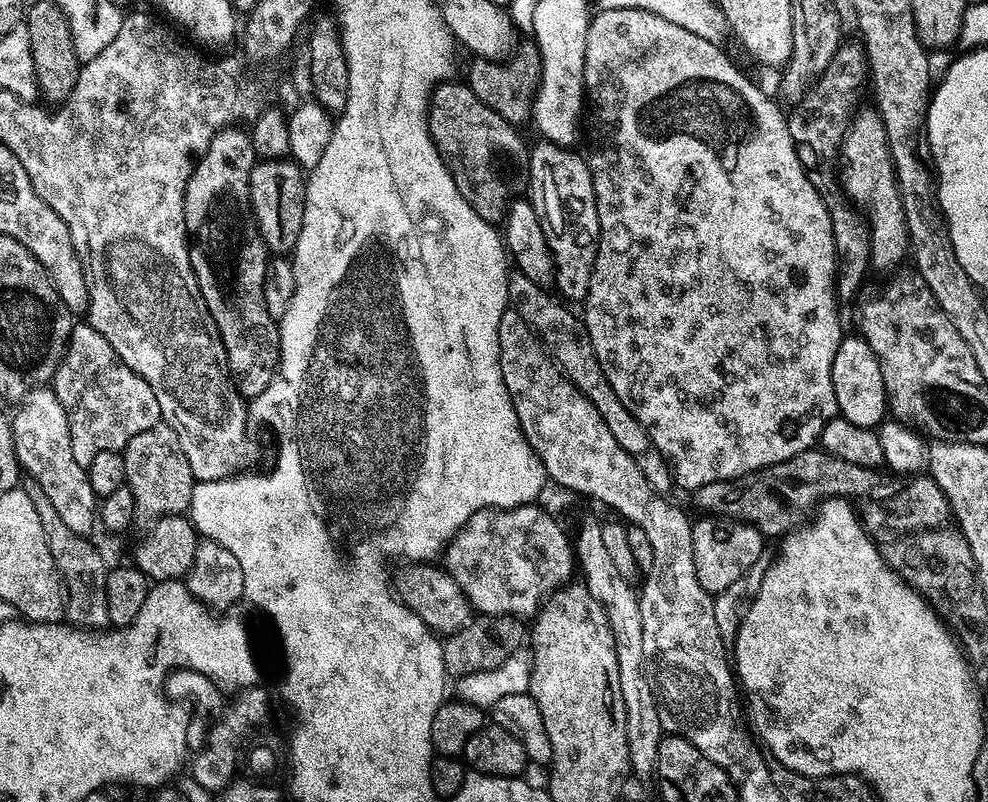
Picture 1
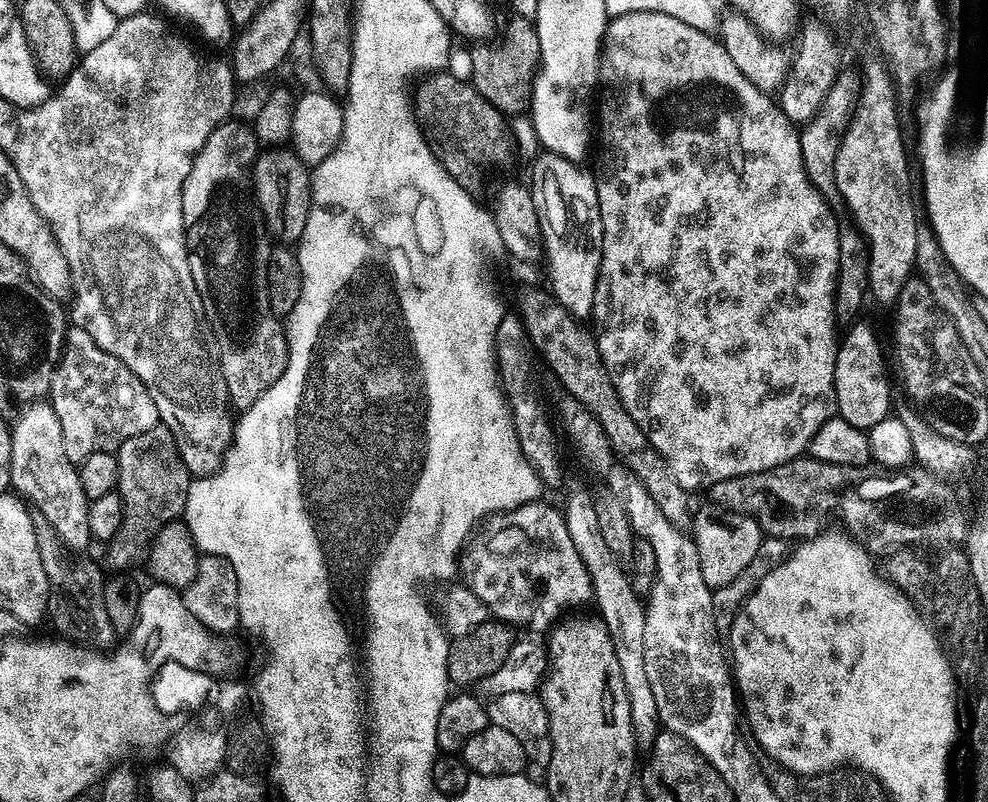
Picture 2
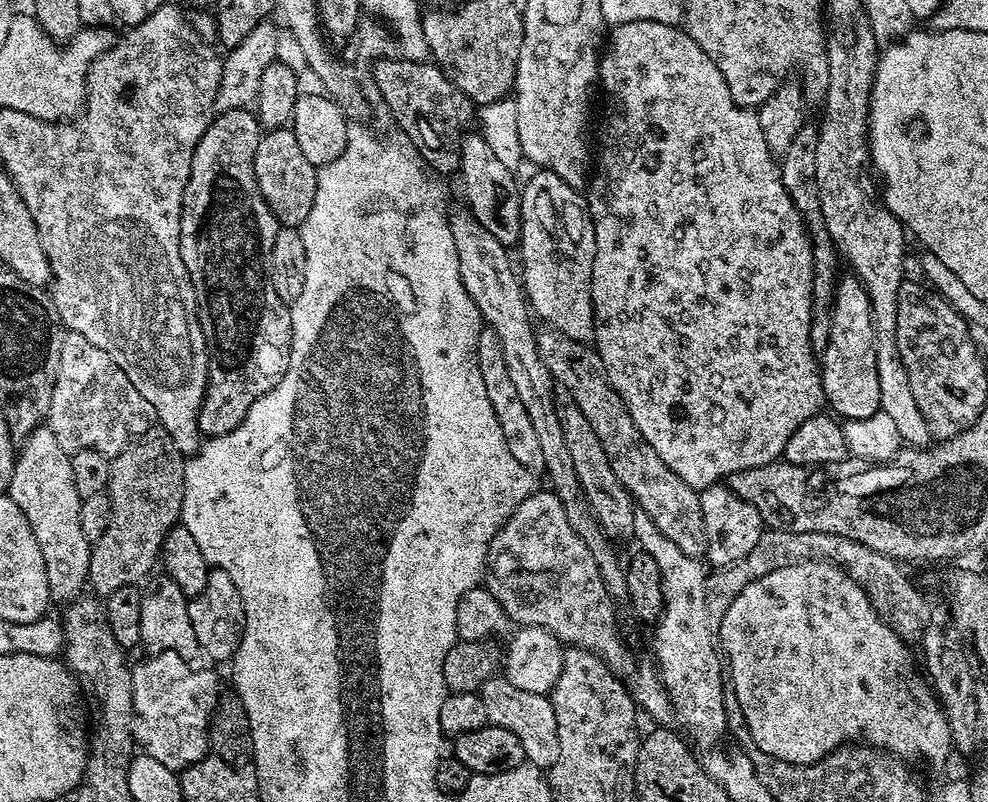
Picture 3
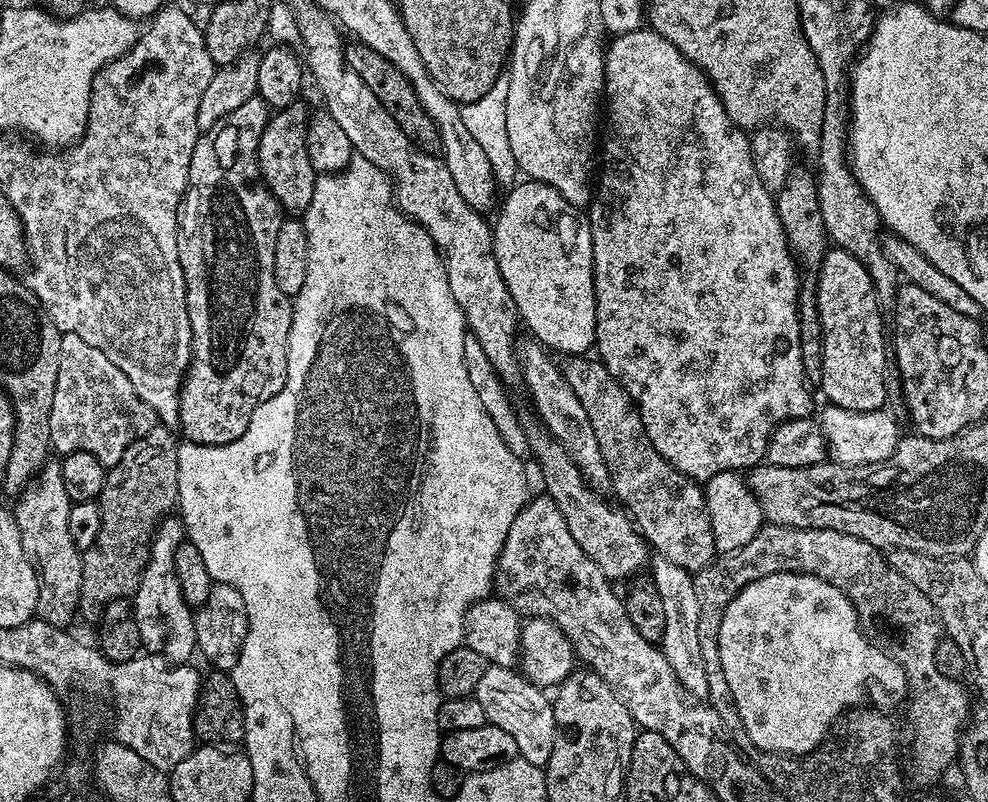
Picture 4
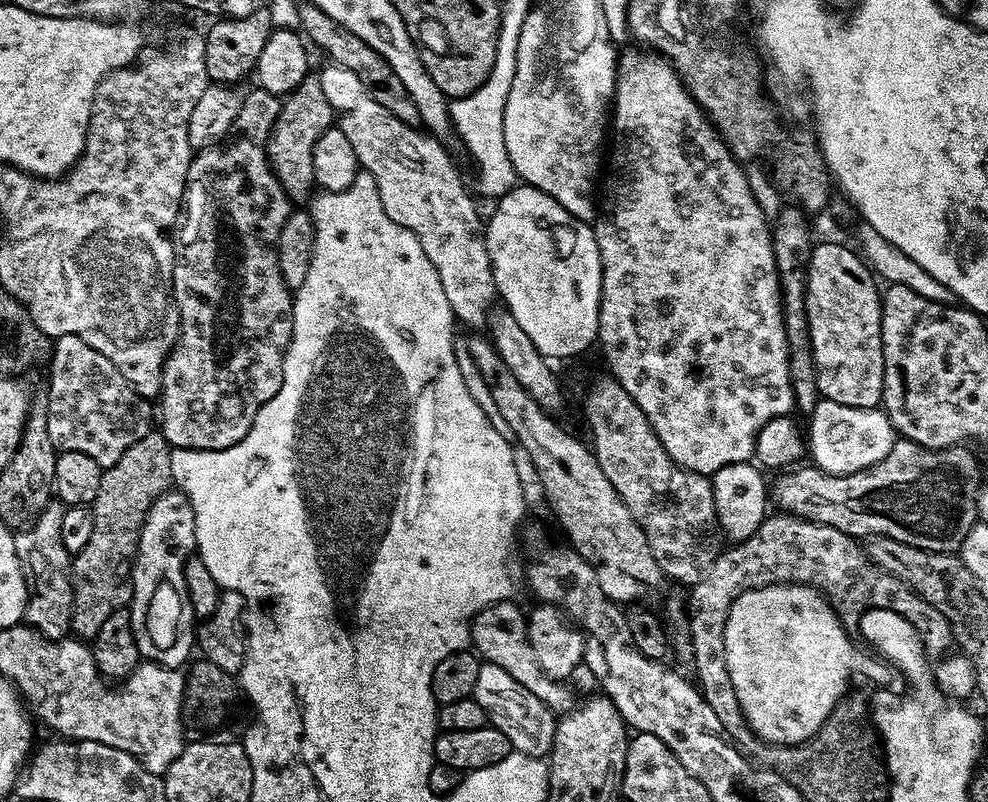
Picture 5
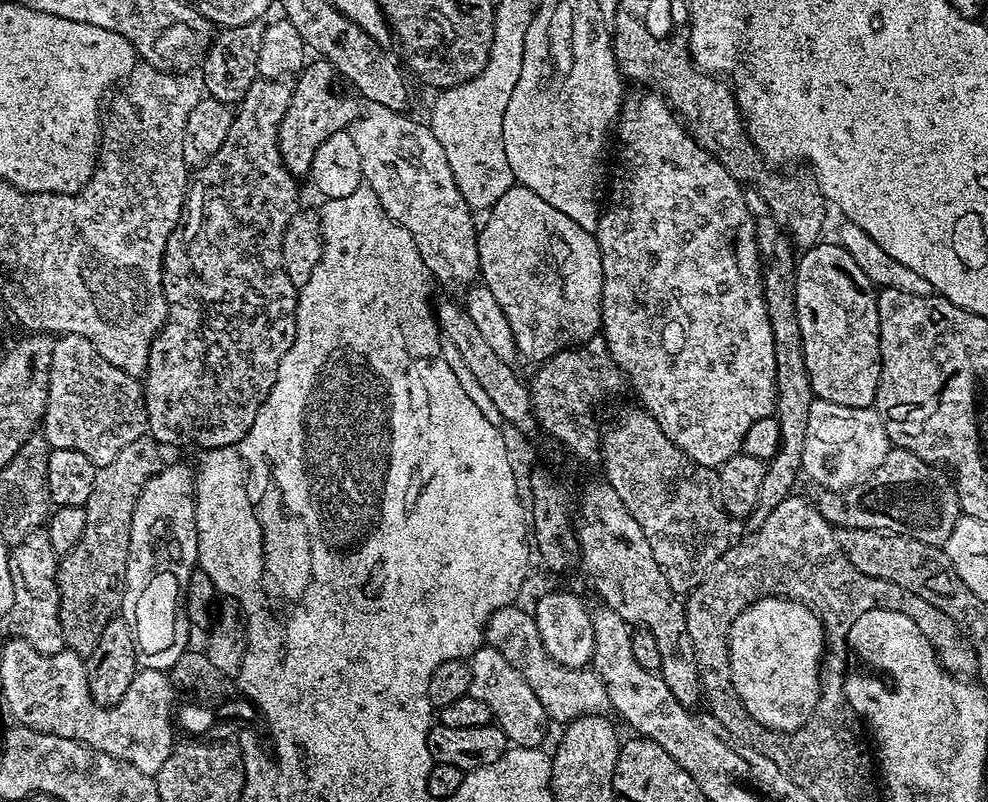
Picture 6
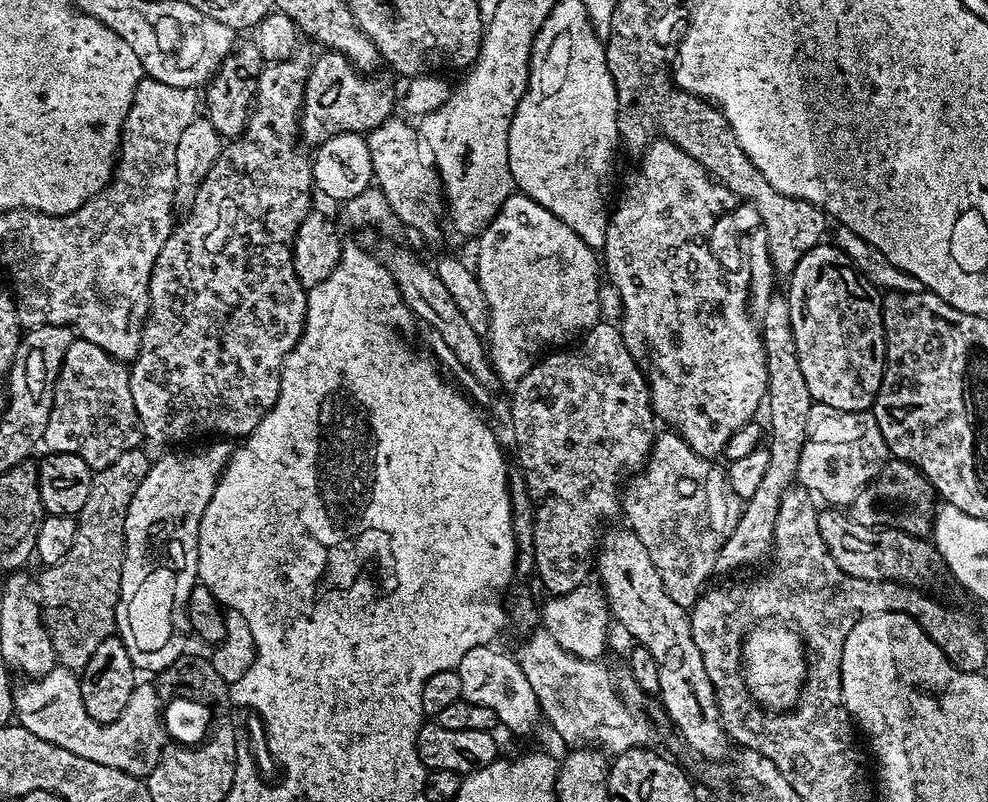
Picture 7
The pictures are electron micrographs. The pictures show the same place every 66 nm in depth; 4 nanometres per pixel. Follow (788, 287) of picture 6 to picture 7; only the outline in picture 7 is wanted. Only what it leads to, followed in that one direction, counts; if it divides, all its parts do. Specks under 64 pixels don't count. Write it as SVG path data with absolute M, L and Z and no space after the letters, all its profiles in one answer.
M774 294L770 298L766 310L758 318L758 327L766 350L766 447L770 454L770 463L766 465L766 475L754 489L754 494L743 501L738 526L734 526L734 534L726 538L718 554L716 572L720 574L732 572L735 568L748 568L773 551L772 539L774 526L778 522L778 506L782 506L782 494L786 494L797 483L798 462L802 462L802 446L806 446L810 410L814 403L810 386L806 386L806 377L802 375L802 365L798 362L798 346L794 346L794 326L790 326L787 295Z

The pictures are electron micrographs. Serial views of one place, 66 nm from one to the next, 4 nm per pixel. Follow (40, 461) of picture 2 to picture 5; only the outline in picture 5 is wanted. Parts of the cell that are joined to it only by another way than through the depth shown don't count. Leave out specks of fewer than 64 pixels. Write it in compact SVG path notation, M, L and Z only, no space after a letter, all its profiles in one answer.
M49 502L27 530L15 533L16 553L30 585L24 620L48 640L63 640L72 626L72 573L70 554L62 546L62 514L65 505Z

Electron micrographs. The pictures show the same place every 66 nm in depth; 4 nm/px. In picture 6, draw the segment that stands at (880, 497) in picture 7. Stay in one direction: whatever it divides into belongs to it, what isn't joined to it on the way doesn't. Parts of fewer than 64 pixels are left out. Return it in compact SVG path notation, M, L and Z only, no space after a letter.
M893 447L886 454L886 458L882 462L880 474L875 475L884 476L884 484L890 482L892 486L894 486L894 484L912 484L912 486L894 486L894 492L896 492L896 490L900 492L900 494L898 494L898 496L902 498L900 502L896 500L896 502L888 504L888 502L886 502L888 498L884 498L884 502L880 502L880 496L876 496L876 494L866 496L866 498L864 498L864 504L866 504L868 508L872 506L872 514L864 517L864 514L852 514L850 510L846 510L846 502L842 502L842 492L828 492L824 494L821 500L818 500L818 507L820 511L824 513L825 520L829 522L835 521L837 525L846 528L878 528L886 532L893 532L896 536L909 536L918 542L944 546L948 543L956 521L959 520L962 515L960 511L960 499L956 493L956 485L953 477L949 475L949 473L947 476L944 471L945 469L943 467L935 464L927 464L926 461L920 460L918 454L910 454L910 450Z

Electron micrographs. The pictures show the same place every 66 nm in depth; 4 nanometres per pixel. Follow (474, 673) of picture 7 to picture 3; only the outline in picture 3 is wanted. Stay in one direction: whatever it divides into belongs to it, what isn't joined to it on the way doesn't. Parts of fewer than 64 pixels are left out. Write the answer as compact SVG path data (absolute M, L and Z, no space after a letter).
M500 674L487 680L479 694L486 705L488 722L516 735L518 742L522 742L525 761L529 765L533 764L533 769L547 770L554 766L554 761L558 759L558 722L548 696L530 694L530 690L518 690L518 686L510 686L510 682Z

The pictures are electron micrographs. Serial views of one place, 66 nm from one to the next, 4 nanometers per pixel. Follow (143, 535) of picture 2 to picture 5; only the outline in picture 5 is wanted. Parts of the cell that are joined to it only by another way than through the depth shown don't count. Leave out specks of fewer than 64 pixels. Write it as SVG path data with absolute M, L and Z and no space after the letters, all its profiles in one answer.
M153 430L146 438L138 438L114 466L103 469L100 474L100 485L94 502L90 505L94 518L94 534L90 534L90 542L86 542L86 550L75 553L70 560L72 573L72 626L71 631L81 641L91 642L96 639L98 630L106 623L110 614L121 611L132 599L132 565L136 558L136 547L140 531L144 525L146 514L152 504L163 492L173 487L172 471L170 470L170 454L172 445L166 442L159 431Z

